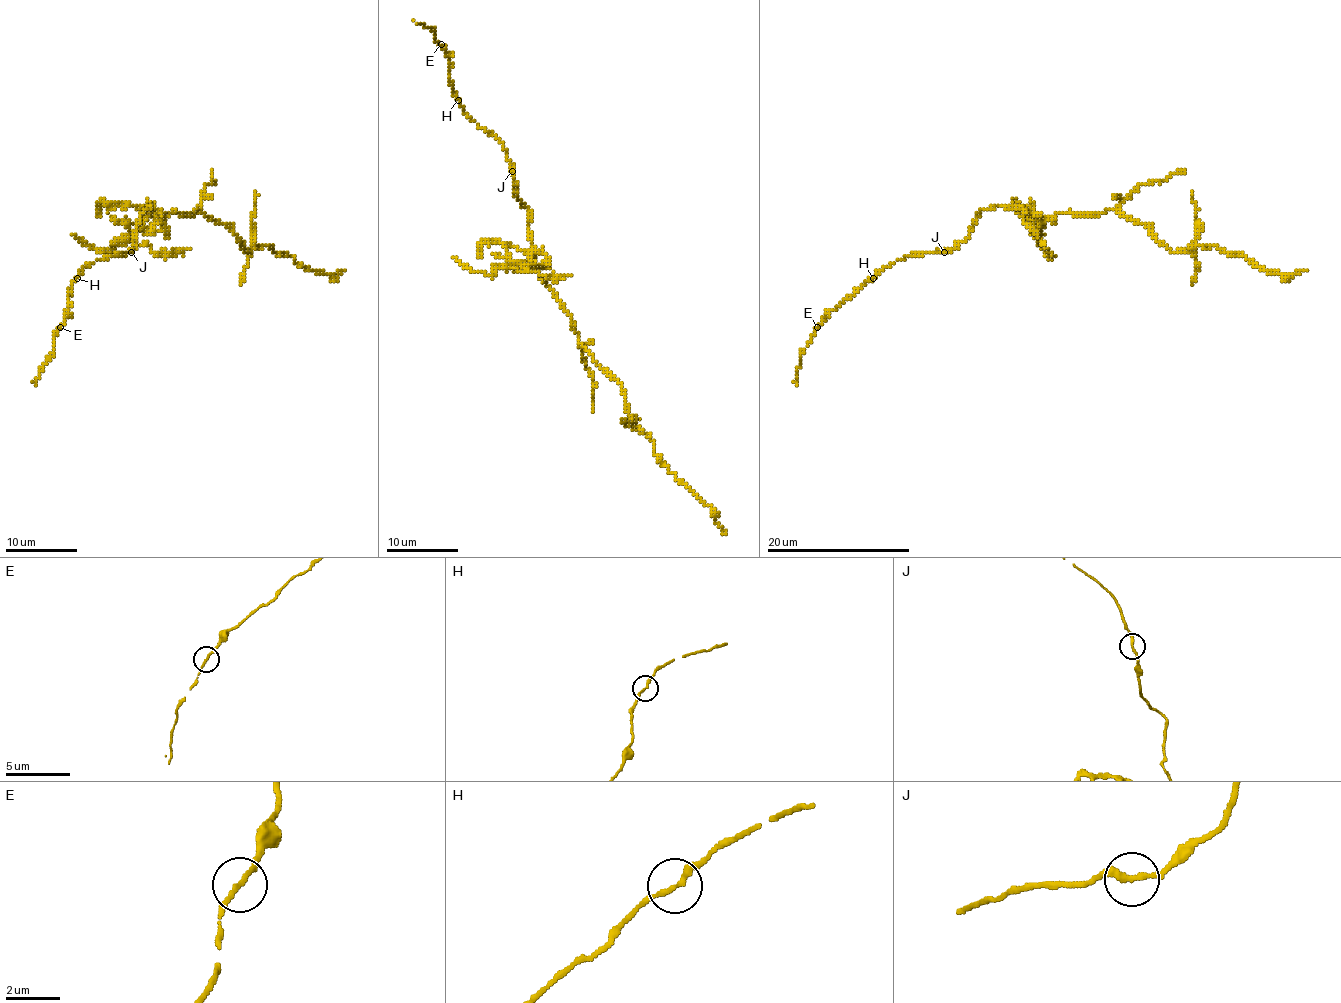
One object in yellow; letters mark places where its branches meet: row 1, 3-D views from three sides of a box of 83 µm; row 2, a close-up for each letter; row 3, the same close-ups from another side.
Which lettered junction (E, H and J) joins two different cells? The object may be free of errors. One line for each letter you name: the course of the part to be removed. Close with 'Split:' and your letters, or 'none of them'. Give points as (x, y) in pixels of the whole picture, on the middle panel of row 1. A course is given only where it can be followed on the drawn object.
J: course (511, 170), (531, 211), (538, 276), (579, 344), (622, 388), (628, 416), (658, 459), (725, 533)
Split: J

